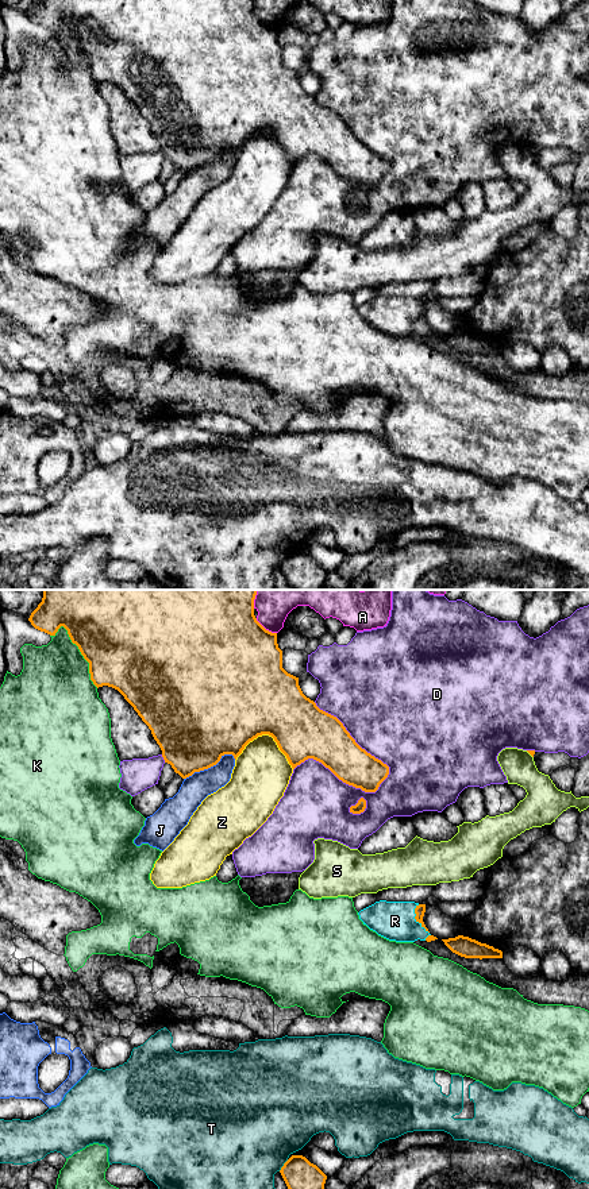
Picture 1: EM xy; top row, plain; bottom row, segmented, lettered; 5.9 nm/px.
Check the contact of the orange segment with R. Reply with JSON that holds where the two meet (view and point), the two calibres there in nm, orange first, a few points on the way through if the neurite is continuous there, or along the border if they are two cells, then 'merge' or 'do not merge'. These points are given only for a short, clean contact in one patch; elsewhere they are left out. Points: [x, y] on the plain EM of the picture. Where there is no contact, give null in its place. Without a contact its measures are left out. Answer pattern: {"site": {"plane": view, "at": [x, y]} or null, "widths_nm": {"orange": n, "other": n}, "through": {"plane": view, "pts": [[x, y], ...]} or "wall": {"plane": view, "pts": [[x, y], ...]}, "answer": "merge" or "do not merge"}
{"site": {"plane": "xy", "at": [418, 316]}, "widths_nm": {"orange": 60, "other": 240}, "answer": "merge"}

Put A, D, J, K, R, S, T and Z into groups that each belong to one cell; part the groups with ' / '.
A / D / J / K / R / S / T / Z

